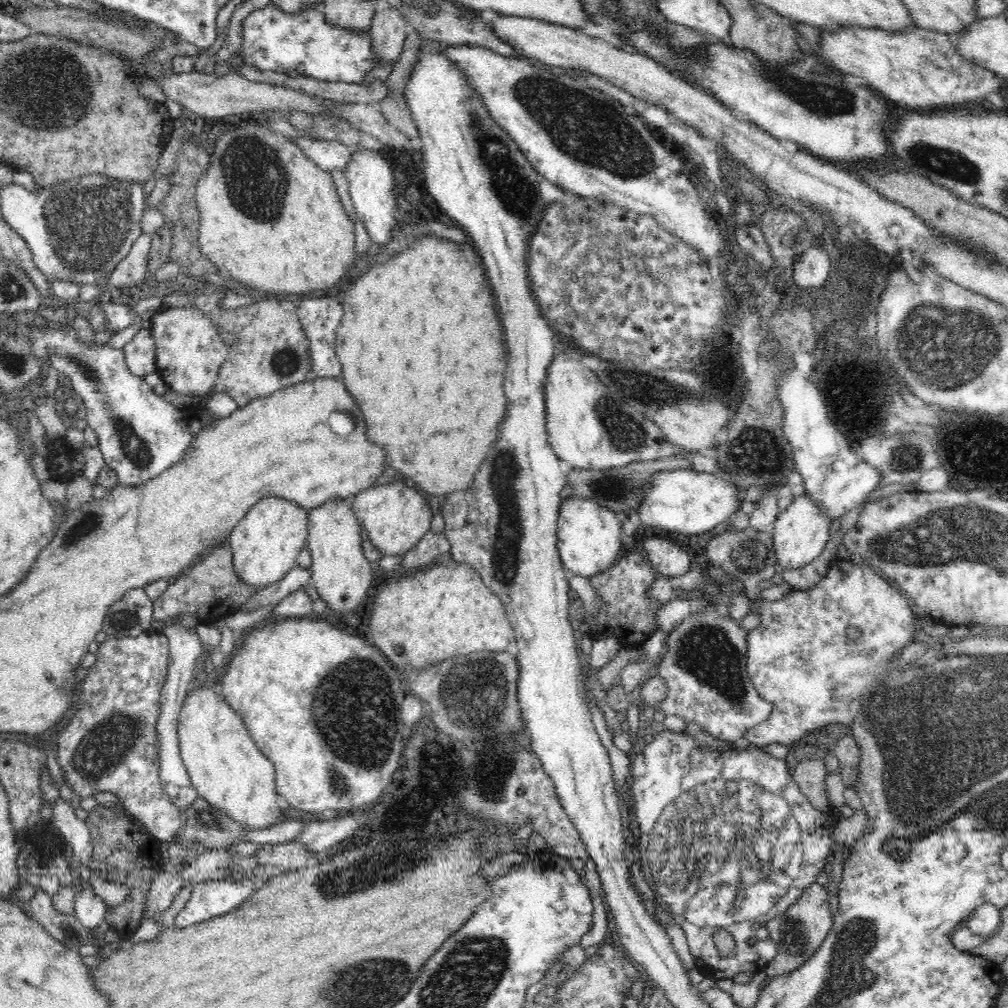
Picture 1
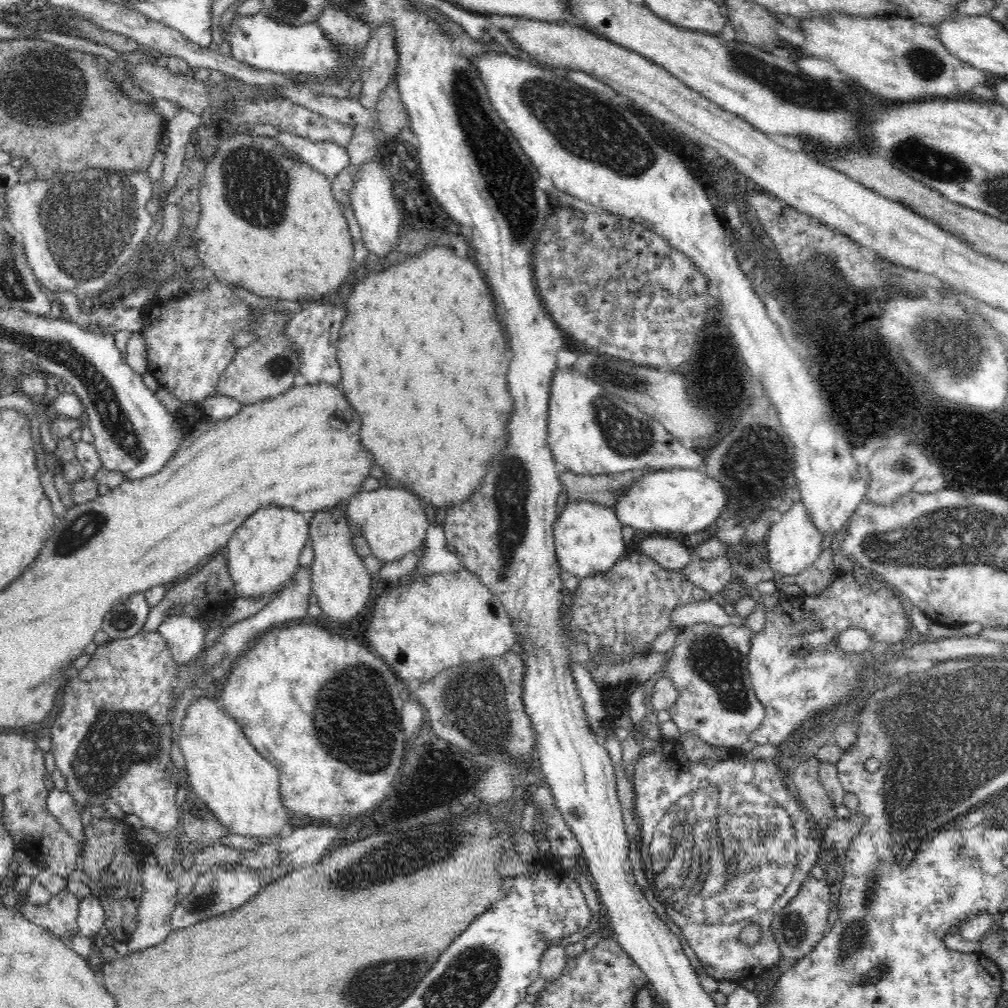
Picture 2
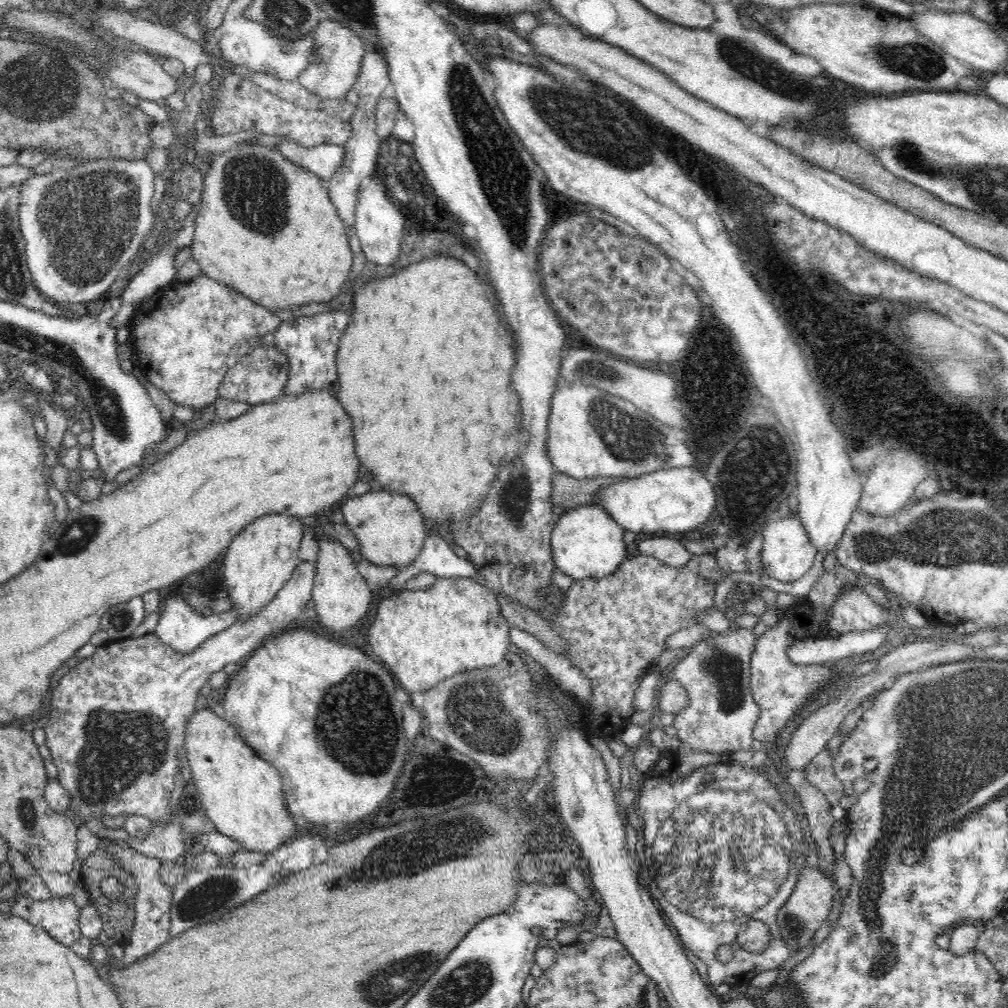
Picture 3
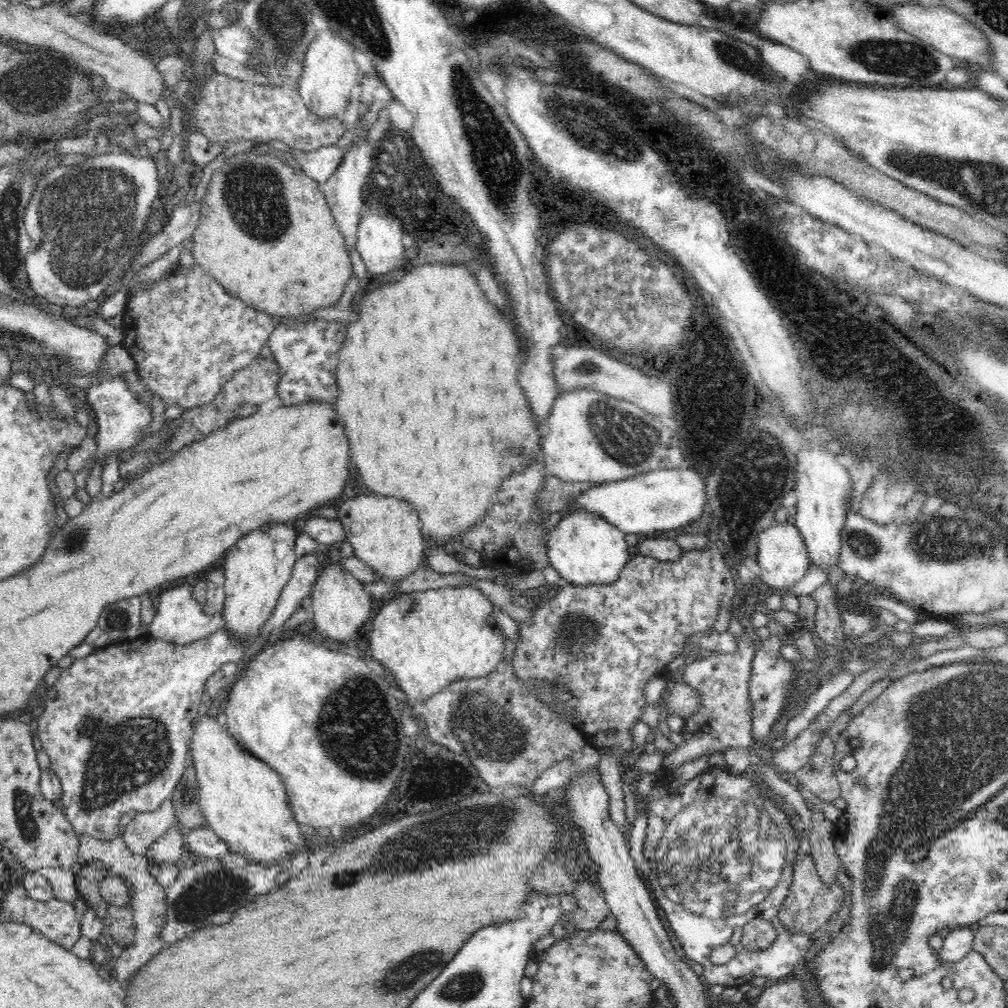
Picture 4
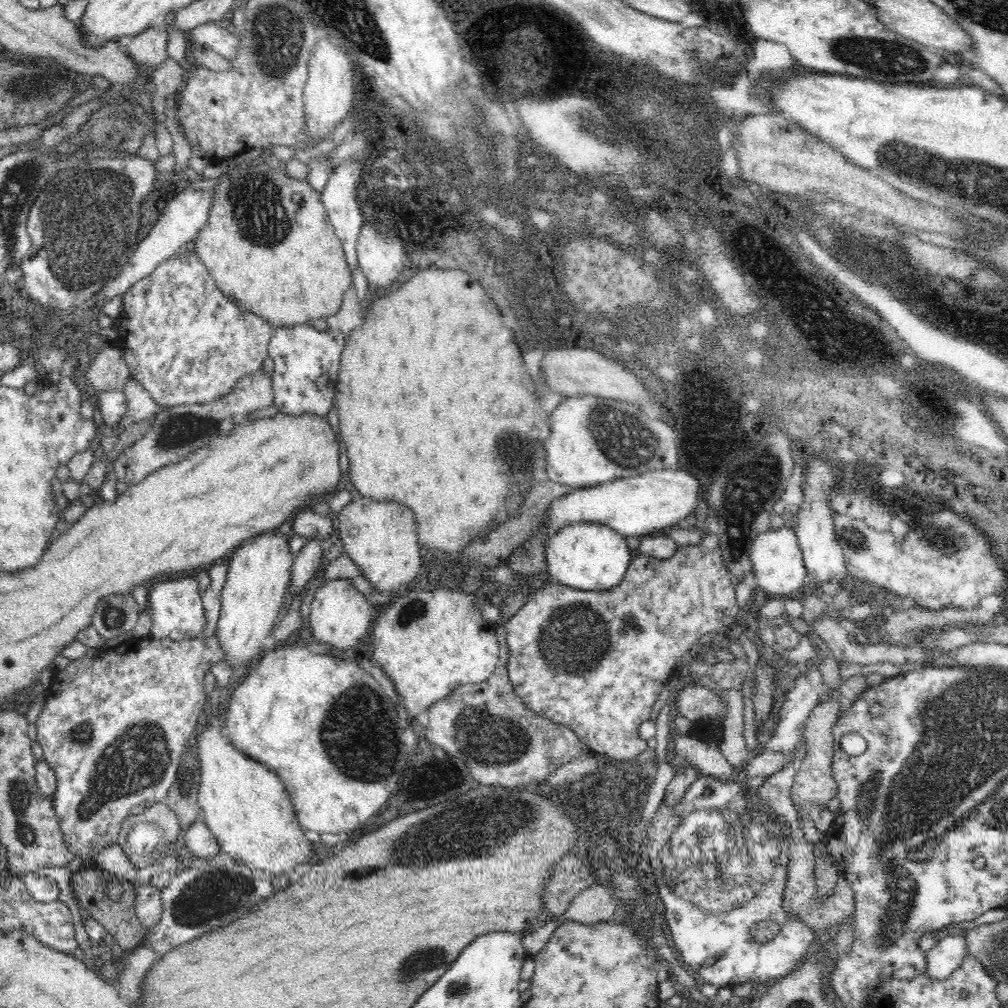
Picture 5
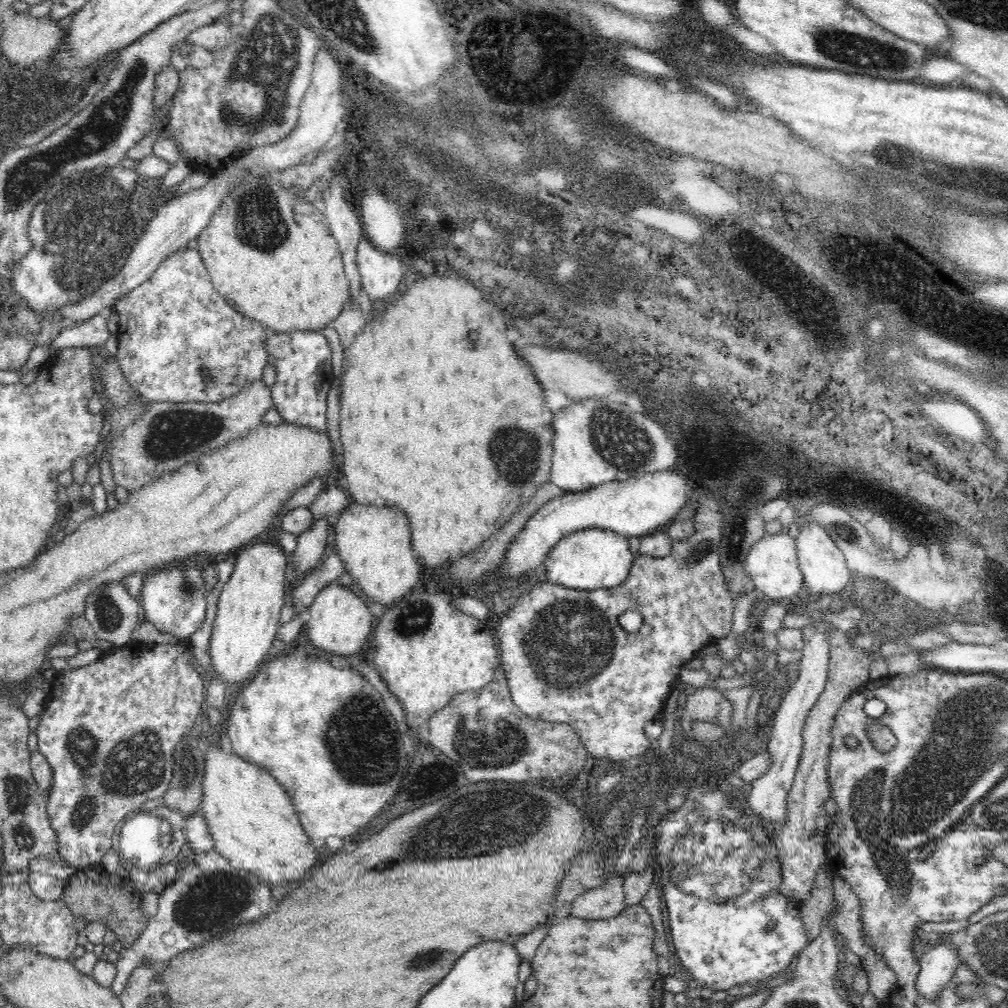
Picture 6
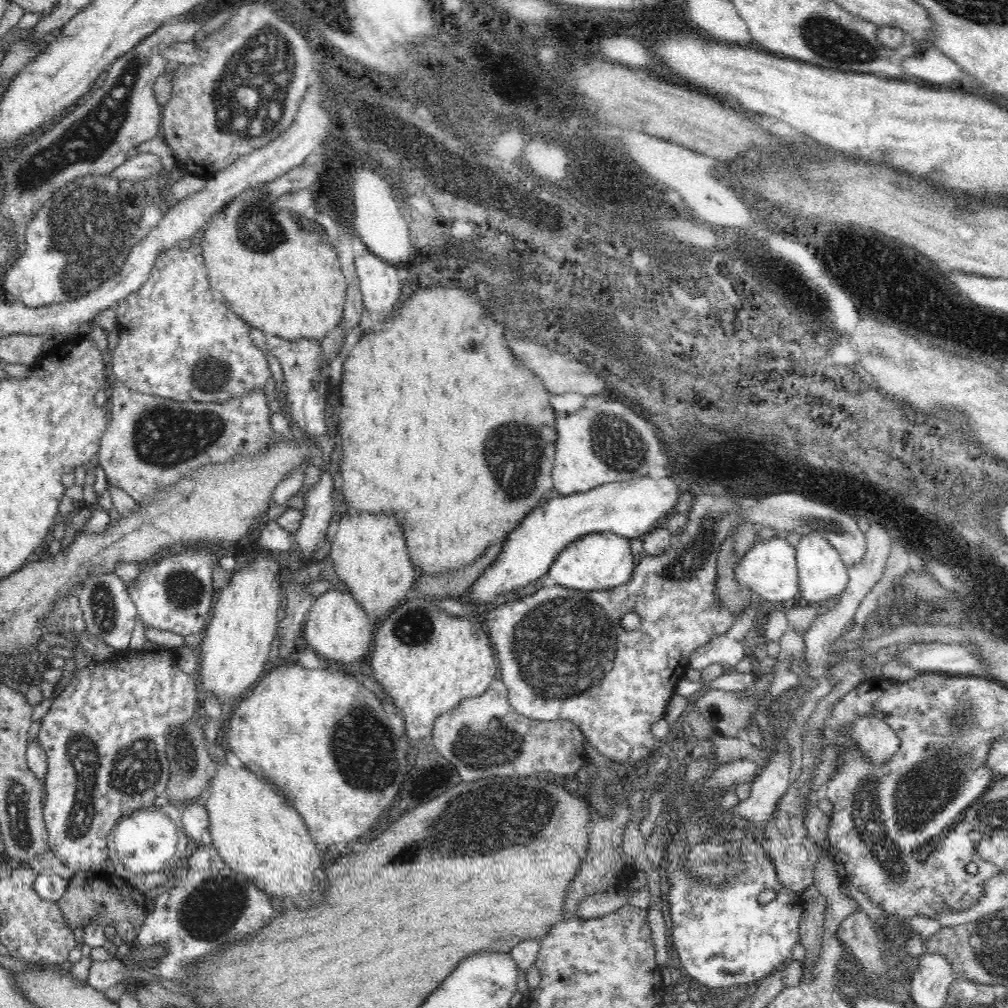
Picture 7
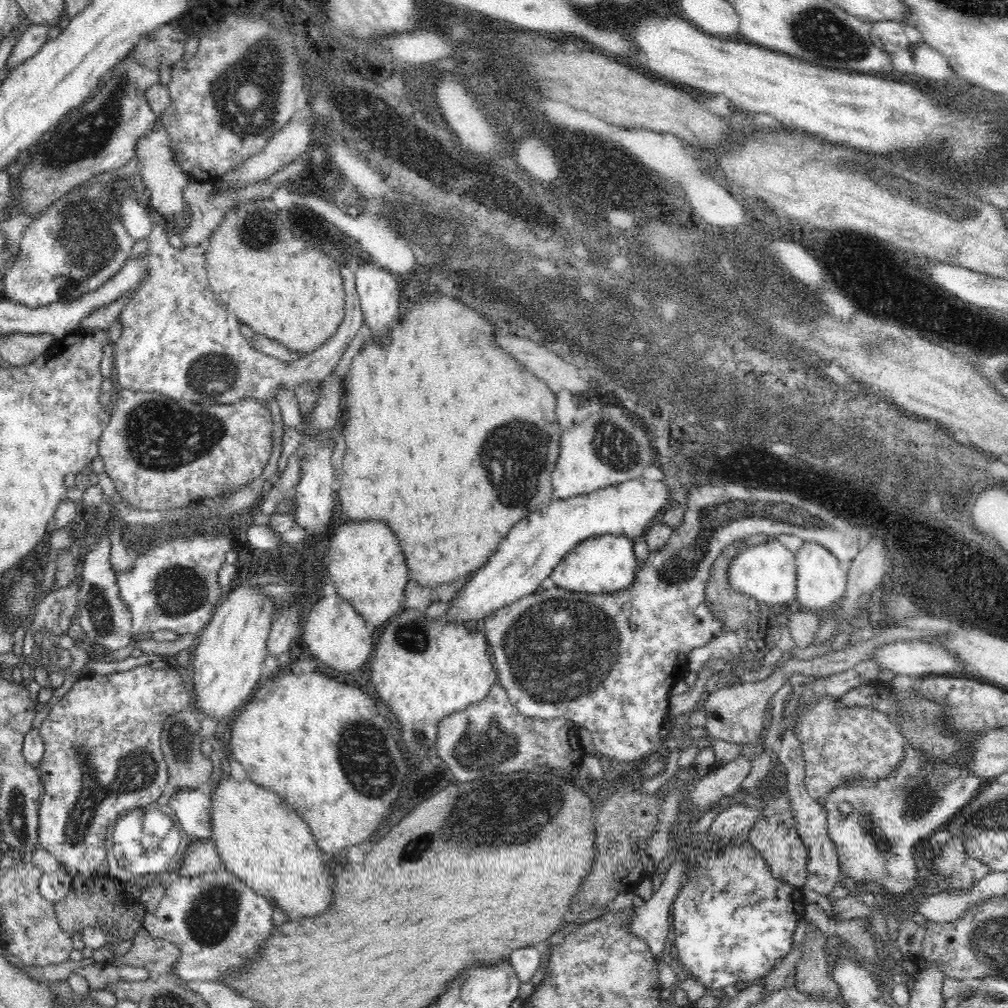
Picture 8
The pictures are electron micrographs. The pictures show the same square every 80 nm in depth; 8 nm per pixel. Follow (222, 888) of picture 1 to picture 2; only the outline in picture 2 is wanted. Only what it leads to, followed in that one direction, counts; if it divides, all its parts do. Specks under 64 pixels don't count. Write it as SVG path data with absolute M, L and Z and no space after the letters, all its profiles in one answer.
M234 865L231 868L216 869L202 872L194 884L194 889L180 903L176 903L170 916L174 931L186 929L189 926L207 921L209 918L220 916L231 910L240 908L251 897L256 896L265 885L262 875L255 873L251 868L244 870L242 866Z

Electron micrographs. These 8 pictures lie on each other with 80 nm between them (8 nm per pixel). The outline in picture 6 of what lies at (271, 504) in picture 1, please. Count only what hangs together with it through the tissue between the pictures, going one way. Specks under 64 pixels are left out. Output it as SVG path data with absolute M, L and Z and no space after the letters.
M259 538L251 542L249 548L238 556L230 581L222 588L207 652L214 672L227 686L240 684L240 682L246 685L274 652L272 642L280 626L278 619L280 610L284 606L284 593L286 592L286 575L284 575L286 574L286 559L287 556L282 548L265 538Z

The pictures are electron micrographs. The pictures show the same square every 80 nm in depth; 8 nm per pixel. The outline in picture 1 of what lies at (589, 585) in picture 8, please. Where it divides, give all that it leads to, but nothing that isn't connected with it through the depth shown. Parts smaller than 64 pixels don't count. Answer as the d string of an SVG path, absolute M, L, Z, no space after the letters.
M569 497L562 502L557 519L558 549L566 571L590 578L611 567L622 552L620 516L594 500Z

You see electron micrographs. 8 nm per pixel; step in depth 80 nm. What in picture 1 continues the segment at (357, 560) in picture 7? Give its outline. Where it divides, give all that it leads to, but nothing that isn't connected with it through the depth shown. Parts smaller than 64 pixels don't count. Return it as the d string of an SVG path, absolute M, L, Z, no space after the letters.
M394 481L385 485L375 485L353 496L351 507L360 518L368 539L384 556L401 556L413 550L430 531L433 514L426 499L415 487L408 487Z

